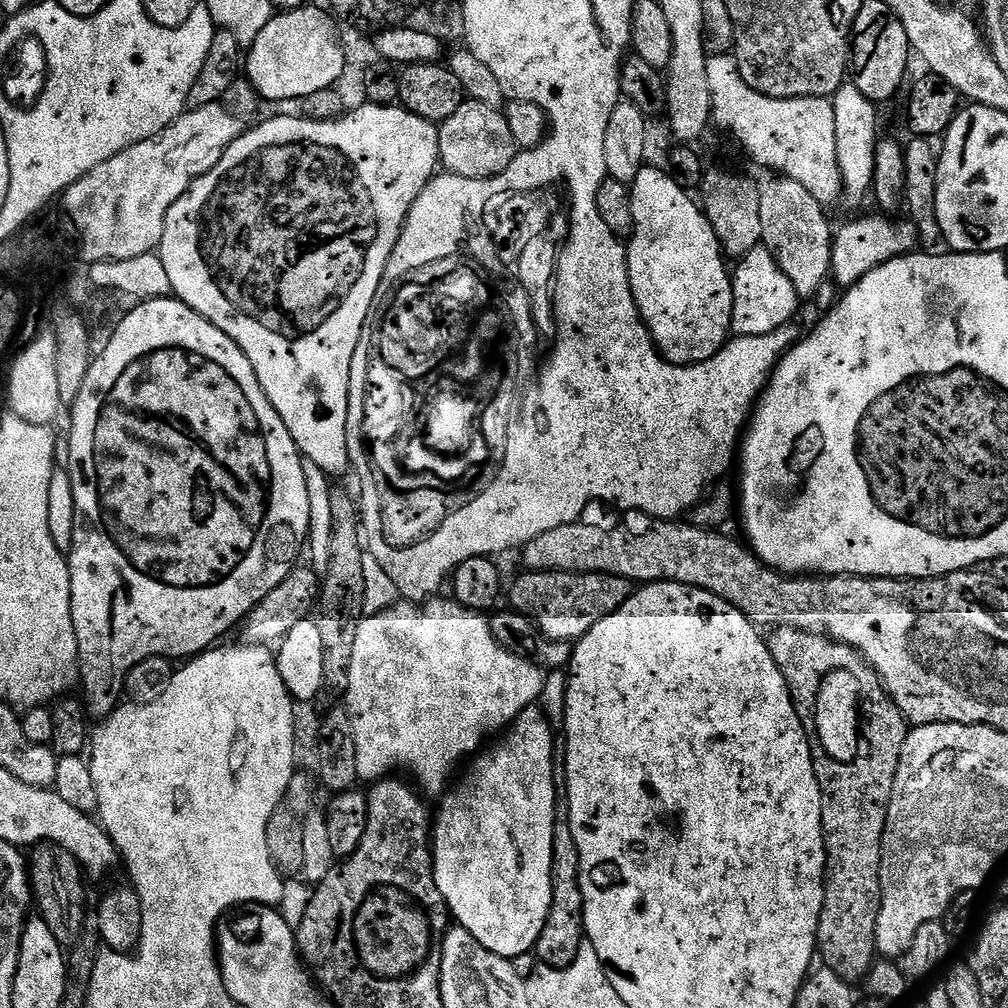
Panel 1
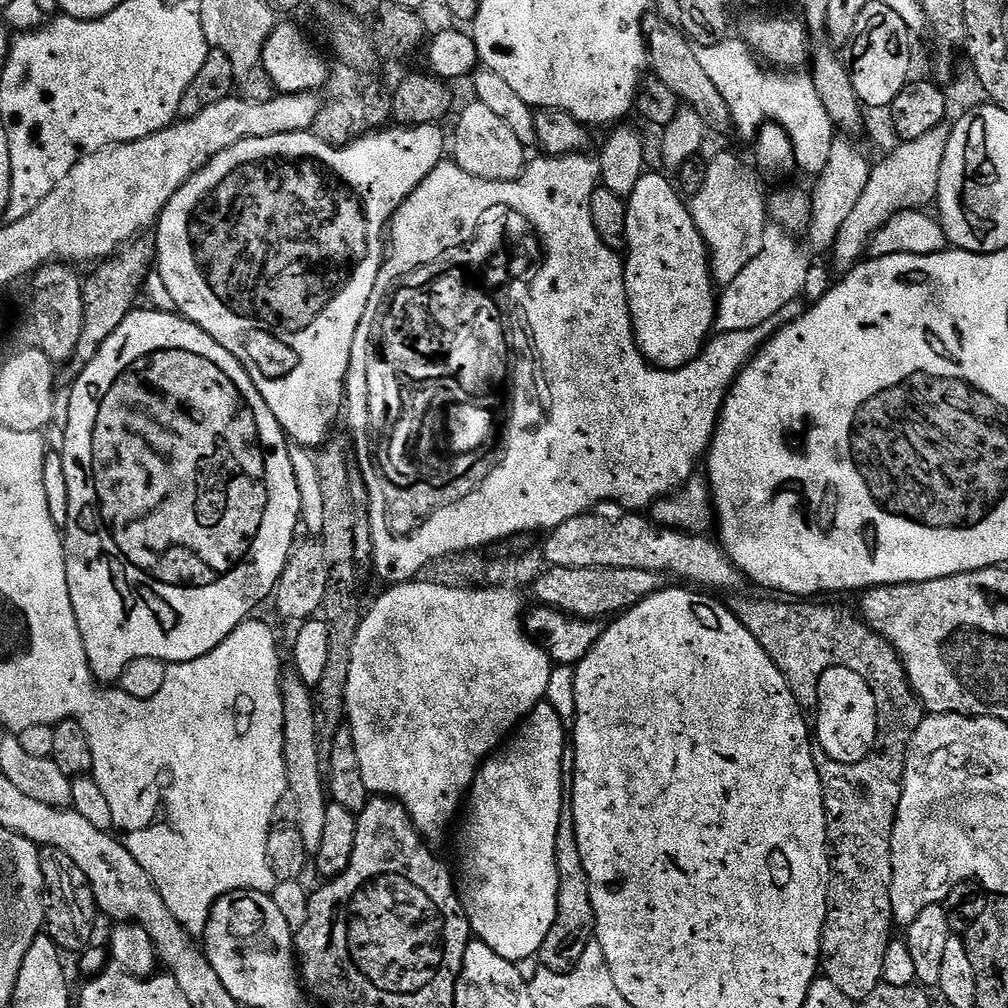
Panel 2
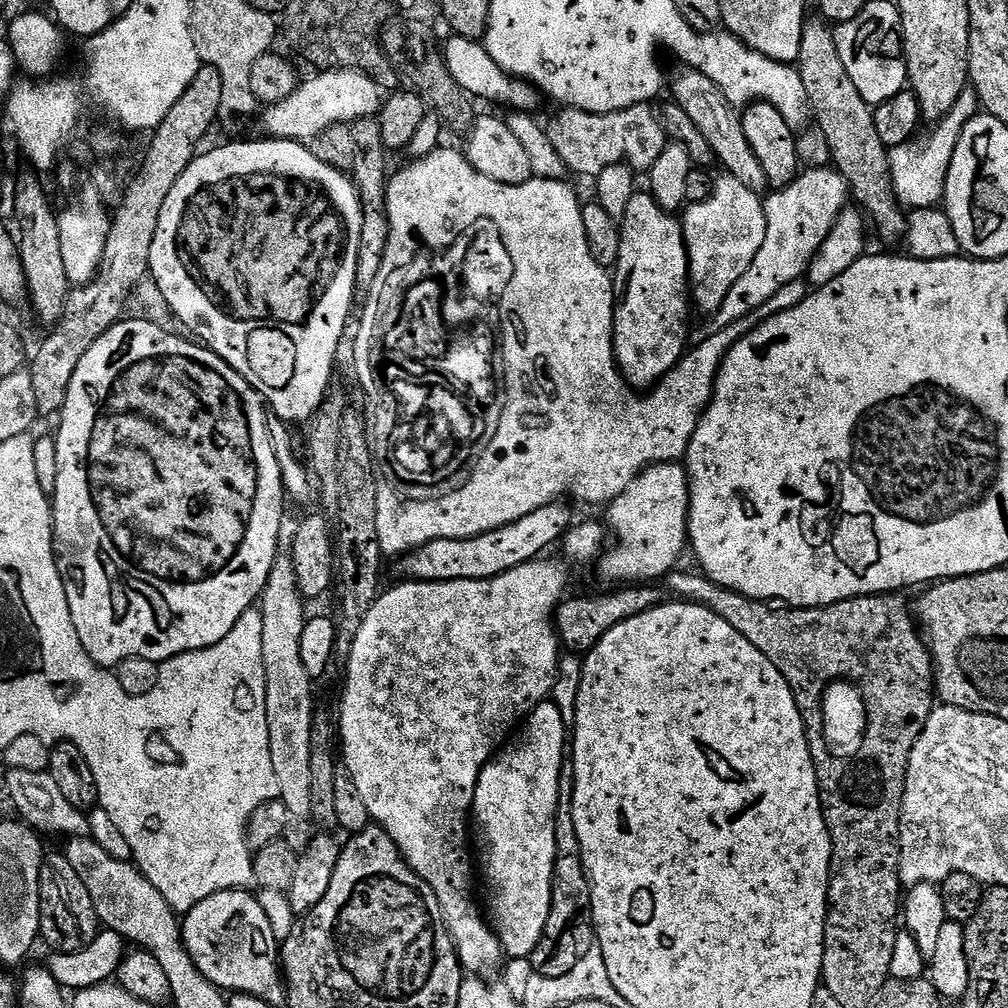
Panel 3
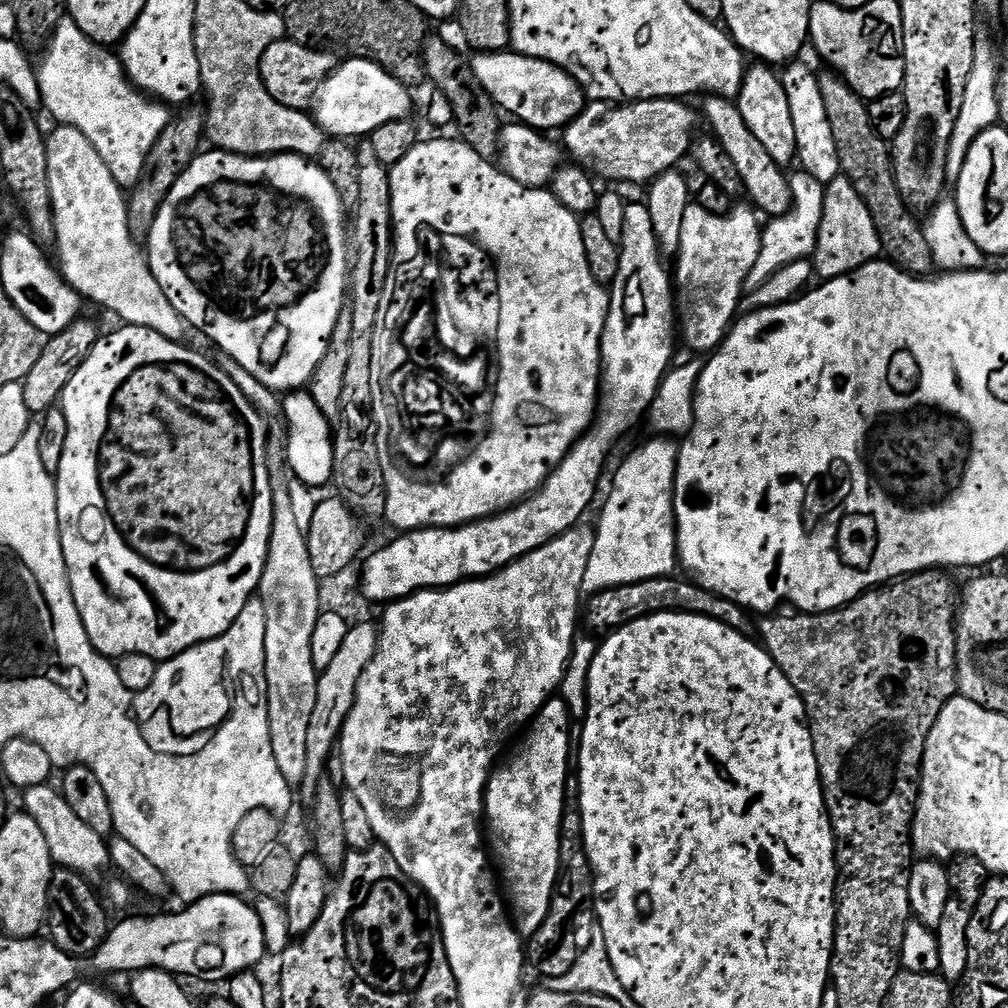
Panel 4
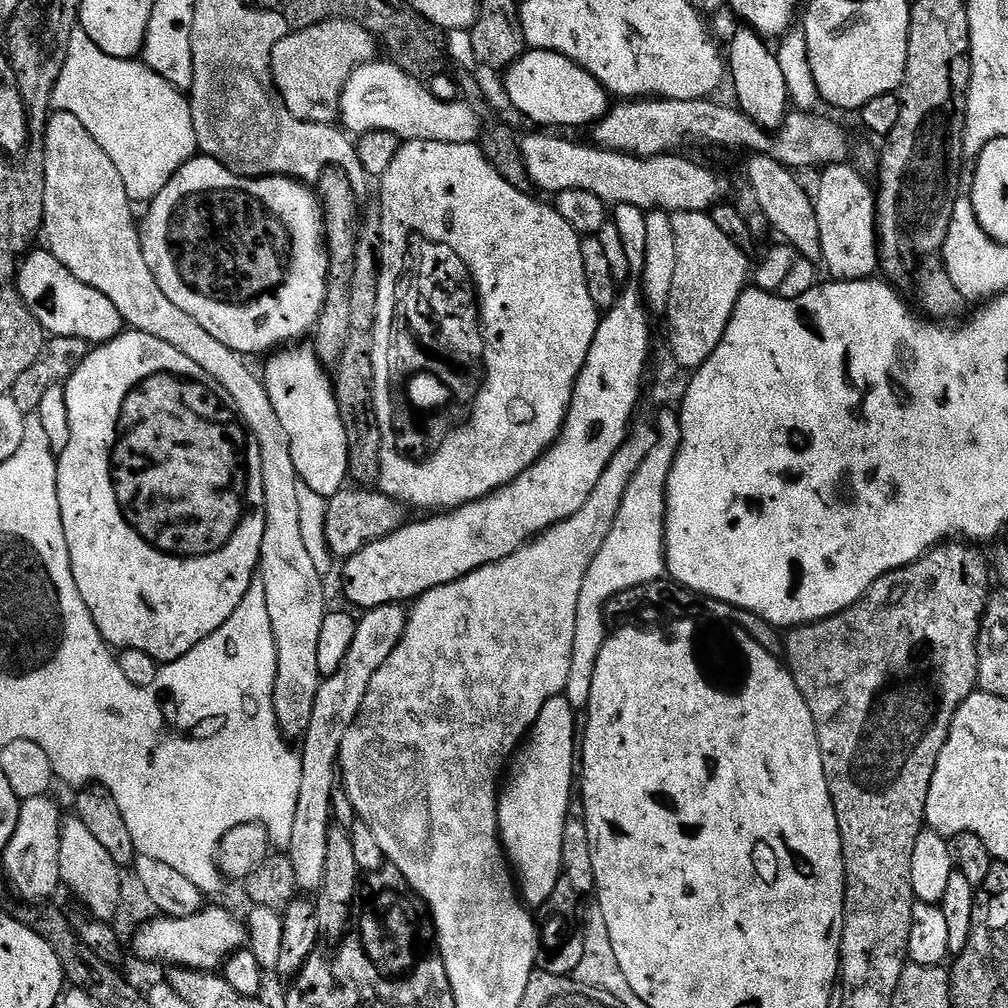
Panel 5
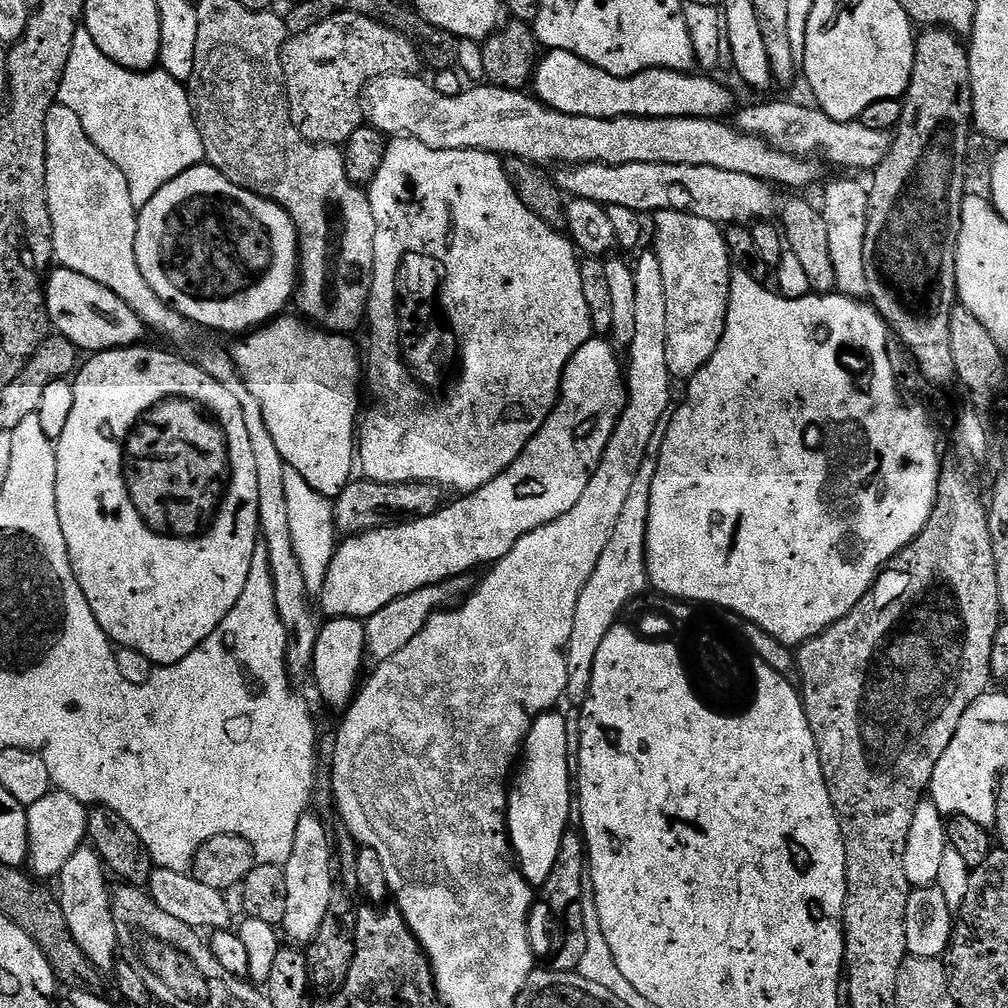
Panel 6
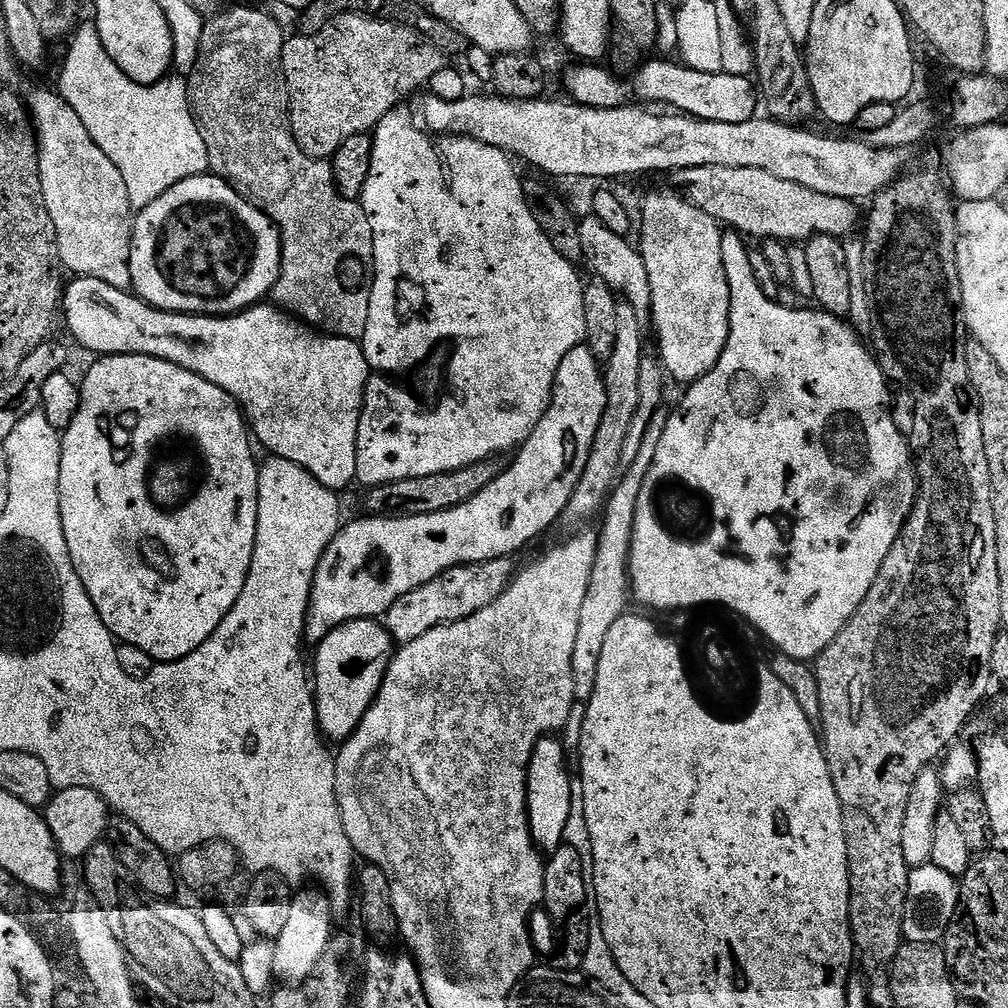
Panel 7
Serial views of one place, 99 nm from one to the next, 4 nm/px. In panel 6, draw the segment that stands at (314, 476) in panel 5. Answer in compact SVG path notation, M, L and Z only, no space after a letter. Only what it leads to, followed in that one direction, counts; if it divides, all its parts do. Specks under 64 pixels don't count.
M281 314L275 320L268 321L267 324L261 324L259 328L247 333L230 351L230 359L240 372L241 378L246 382L246 386L254 398L258 398L258 402L262 406L264 421L266 422L270 434L274 437L274 444L278 446L278 452L282 454L284 463L288 467L294 469L298 474L302 474L302 478L306 478L306 482L310 482L310 486L314 486L314 490L318 490L318 494L335 498L342 494L342 490L346 490L346 486L352 483L354 479L354 461L358 456L358 420L356 424L356 415L360 412L360 380L362 384L362 356L356 353L356 348L351 344L349 337L344 334L329 332L319 326L313 326L307 319L301 318L299 315L288 316L289 314Z

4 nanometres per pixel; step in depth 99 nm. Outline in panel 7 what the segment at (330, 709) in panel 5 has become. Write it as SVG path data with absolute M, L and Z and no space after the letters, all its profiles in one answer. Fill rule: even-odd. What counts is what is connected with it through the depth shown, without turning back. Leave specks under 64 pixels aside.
M487 560L477 564L463 564L460 568L451 568L438 578L426 582L426 586L418 586L418 590L410 590L410 594L402 594L394 606L384 613L382 623L392 635L397 645L414 642L414 638L422 638L426 630L434 630L439 624L453 624L462 618L470 618L470 614L478 614L478 610L486 610L490 602L498 599L512 583L514 575L513 561ZM319 887L316 888L308 888L305 892L297 891L293 895L290 919L286 921L282 934L274 937L273 974L277 981L288 986L303 985L310 970L314 970L314 965L318 963L318 958L322 958L322 954L334 939L332 902Z

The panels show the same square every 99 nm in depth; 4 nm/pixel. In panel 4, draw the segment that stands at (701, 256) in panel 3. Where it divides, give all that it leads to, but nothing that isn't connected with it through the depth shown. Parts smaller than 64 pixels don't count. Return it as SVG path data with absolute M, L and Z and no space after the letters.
M692 202L684 215L682 242L674 260L674 299L678 309L679 335L684 335L685 342L696 352L711 354L720 347L737 319L740 300L746 292L744 283L758 260L762 220L755 207L744 204L737 203L725 216L719 216Z

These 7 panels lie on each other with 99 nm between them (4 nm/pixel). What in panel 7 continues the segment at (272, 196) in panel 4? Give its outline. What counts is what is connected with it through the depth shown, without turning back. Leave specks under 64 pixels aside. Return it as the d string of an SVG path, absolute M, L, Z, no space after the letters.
M205 174L186 178L186 182L178 182L166 194L162 194L150 206L139 209L132 226L132 249L130 250L131 291L150 306L160 308L164 312L186 312L197 316L231 316L234 312L243 312L245 308L261 303L271 293L274 282L280 273L280 231L270 222L262 210L258 210L246 198L242 198L224 179L215 174Z

